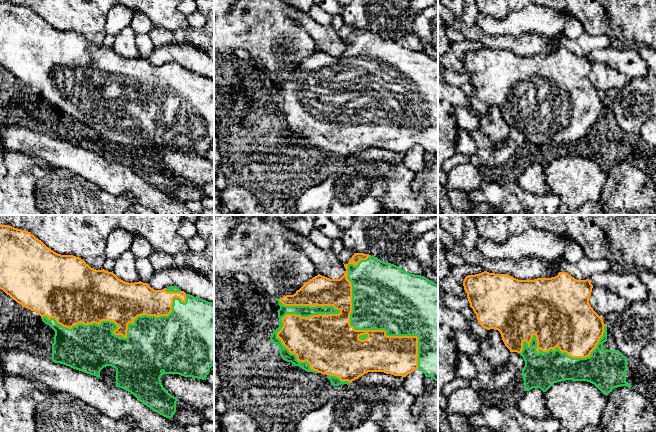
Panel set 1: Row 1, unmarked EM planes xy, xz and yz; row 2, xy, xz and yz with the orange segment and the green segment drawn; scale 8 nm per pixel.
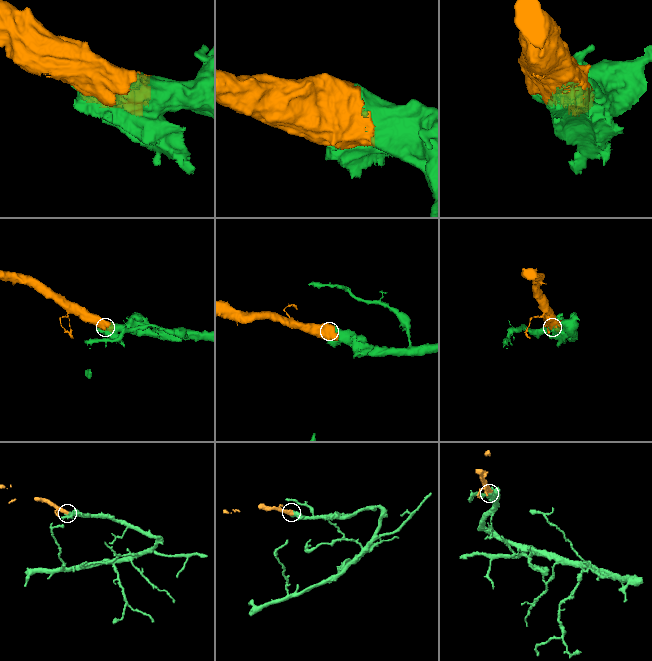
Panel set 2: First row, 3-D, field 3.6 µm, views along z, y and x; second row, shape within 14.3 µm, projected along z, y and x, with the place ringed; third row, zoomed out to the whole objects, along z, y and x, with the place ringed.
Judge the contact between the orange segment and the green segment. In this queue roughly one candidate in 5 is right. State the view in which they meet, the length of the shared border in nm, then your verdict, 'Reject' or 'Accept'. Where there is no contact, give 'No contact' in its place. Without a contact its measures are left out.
Touches orange in xy. Shared border 1150 nm. Accept

